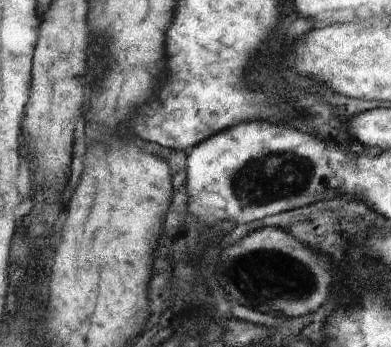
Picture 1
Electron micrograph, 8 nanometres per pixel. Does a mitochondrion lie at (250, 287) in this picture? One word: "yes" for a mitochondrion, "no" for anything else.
yes

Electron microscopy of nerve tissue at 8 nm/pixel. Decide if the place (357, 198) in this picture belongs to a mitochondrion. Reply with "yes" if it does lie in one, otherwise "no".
no

